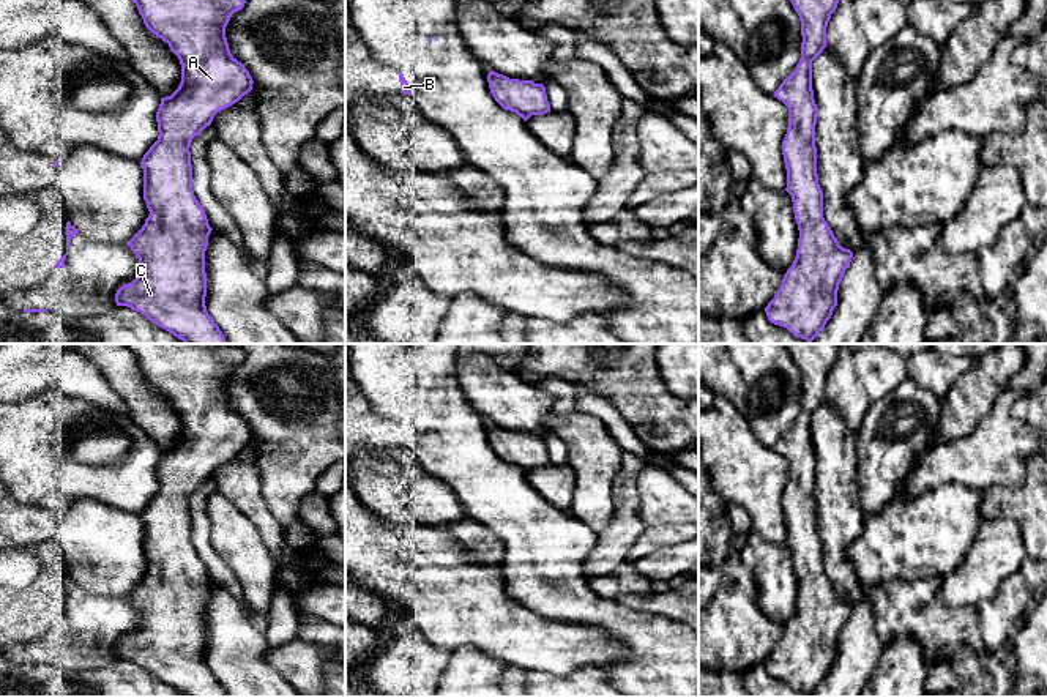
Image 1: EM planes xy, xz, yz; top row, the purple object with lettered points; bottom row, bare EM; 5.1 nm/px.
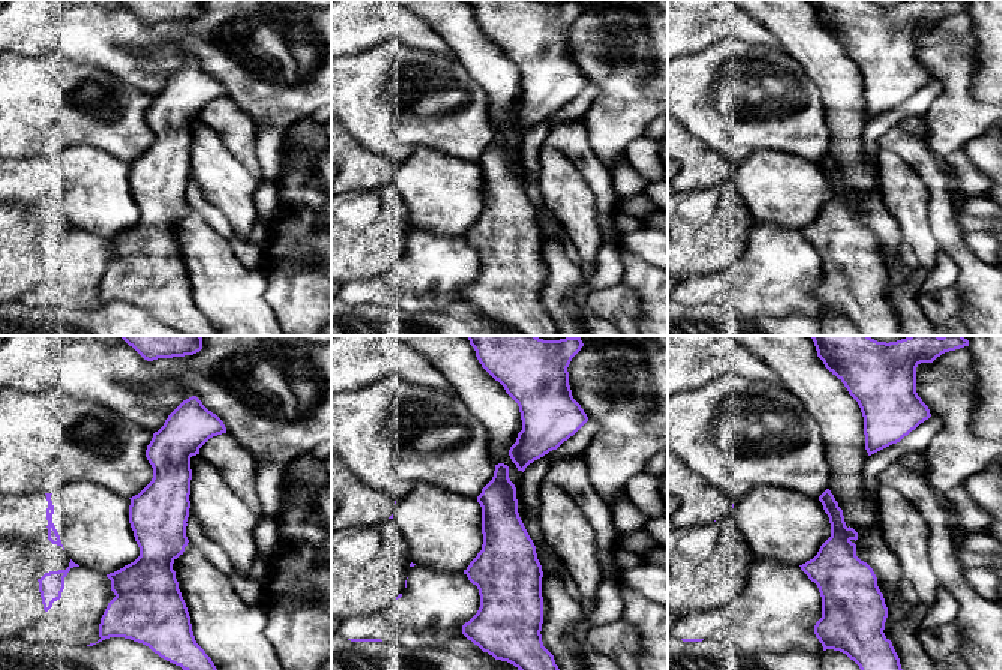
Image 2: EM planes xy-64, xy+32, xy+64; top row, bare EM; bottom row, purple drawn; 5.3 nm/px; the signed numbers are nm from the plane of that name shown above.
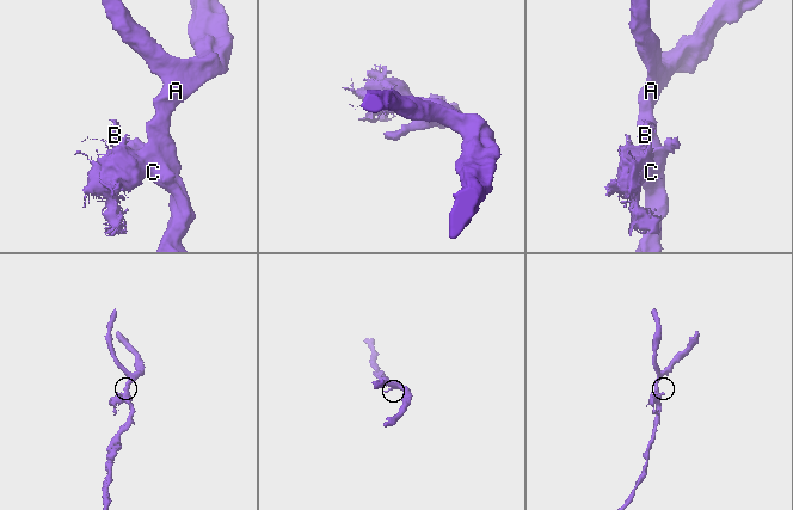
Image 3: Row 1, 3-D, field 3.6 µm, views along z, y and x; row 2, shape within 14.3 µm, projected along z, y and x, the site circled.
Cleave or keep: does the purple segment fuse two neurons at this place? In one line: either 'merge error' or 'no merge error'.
merge error

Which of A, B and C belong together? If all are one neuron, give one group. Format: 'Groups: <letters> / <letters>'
Groups: A C / B

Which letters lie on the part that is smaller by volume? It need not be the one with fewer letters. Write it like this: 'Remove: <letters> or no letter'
Remove: B

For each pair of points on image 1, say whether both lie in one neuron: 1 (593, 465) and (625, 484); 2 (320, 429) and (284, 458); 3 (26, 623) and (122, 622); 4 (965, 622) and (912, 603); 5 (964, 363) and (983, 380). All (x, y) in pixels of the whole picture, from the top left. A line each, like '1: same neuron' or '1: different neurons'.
1: different neurons
2: same neuron
3: different neurons
4: same neuron
5: different neurons

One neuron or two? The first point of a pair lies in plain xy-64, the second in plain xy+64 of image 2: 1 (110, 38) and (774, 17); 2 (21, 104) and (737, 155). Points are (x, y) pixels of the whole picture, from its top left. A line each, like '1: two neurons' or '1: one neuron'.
1: two neurons
2: one neuron

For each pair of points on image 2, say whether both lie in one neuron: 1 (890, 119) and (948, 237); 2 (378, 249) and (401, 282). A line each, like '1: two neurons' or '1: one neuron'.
1: two neurons
2: two neurons

